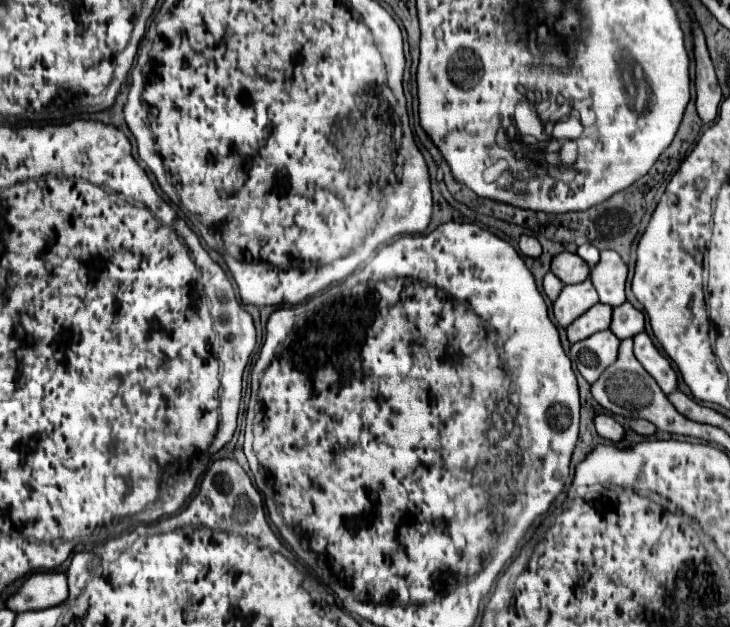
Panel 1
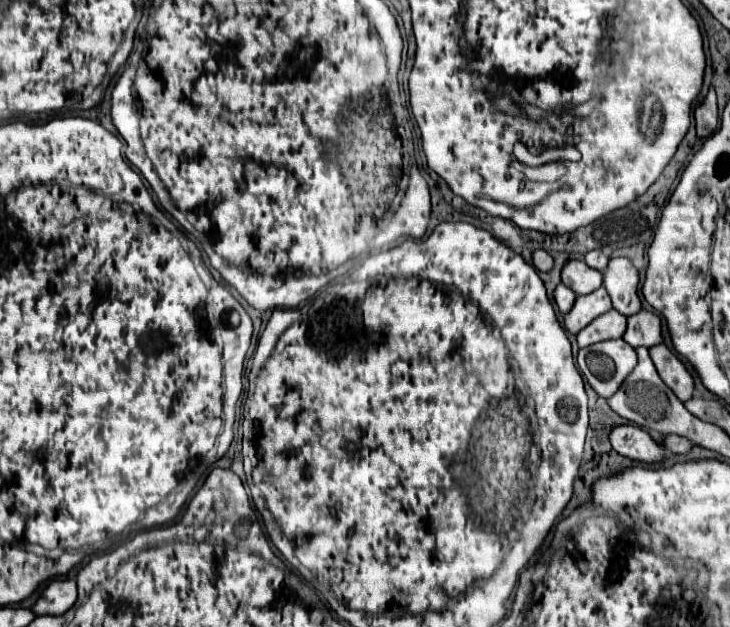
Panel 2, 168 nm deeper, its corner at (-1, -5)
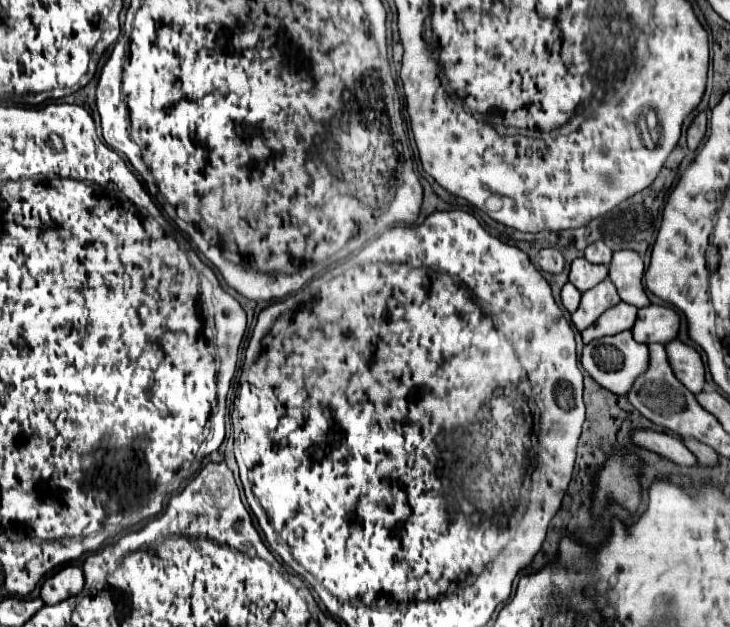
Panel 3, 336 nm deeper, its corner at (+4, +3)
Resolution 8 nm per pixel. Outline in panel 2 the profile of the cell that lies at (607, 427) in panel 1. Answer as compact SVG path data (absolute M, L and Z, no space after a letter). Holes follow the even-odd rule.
M619 425L609 433L609 441L619 455L625 455L635 461L655 463L665 455L665 447L653 441L647 431L635 425Z

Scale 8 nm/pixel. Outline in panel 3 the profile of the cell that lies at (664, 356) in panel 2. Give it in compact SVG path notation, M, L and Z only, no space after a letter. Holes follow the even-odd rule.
M678 339L668 343L666 349L668 349L668 357L670 357L676 377L692 393L700 393L706 383L706 371L704 371L704 363L702 363L700 353L694 347L690 347Z

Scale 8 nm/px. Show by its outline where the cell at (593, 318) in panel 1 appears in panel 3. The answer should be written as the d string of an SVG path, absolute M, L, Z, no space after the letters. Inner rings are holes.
M618 303L618 305L610 307L608 311L604 311L598 317L598 321L592 327L582 331L584 343L590 343L604 335L616 335L616 333L632 329L632 325L636 323L636 313L638 313L638 309L628 303Z

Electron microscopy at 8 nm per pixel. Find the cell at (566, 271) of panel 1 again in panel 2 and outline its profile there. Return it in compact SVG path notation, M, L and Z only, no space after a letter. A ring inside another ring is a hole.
M569 261L561 271L561 281L577 295L587 295L603 285L603 275L597 269L587 267L583 261Z

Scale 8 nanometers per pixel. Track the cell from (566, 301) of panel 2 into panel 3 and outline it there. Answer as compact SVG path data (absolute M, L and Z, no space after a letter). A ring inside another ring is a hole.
M566 283L566 285L562 287L562 303L564 303L564 307L566 307L570 313L574 313L574 311L578 309L580 297L582 297L582 293L580 293L572 283Z

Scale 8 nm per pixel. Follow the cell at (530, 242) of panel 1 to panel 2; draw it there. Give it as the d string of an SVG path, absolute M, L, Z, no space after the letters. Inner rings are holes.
M537 249L537 251L533 253L533 265L535 265L535 269L539 269L539 271L549 271L549 269L553 267L553 259L551 259L551 255L549 255L547 251Z

